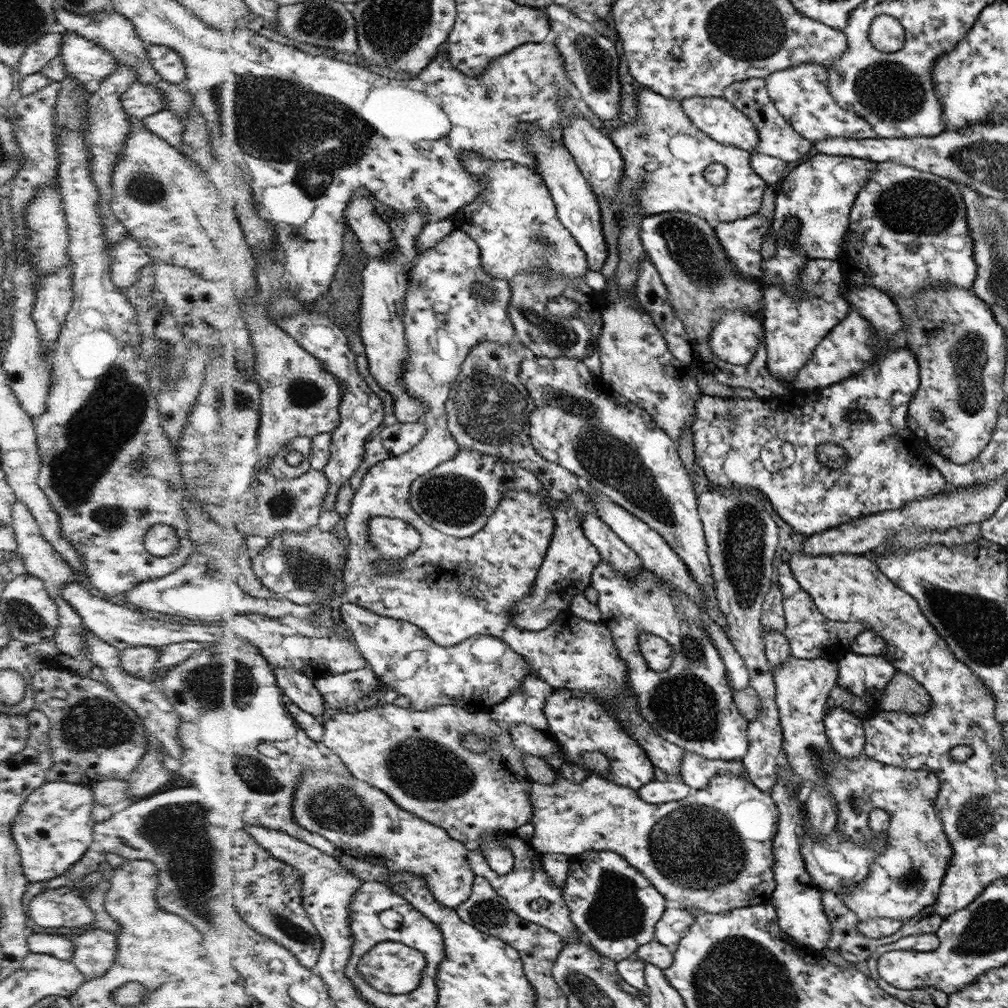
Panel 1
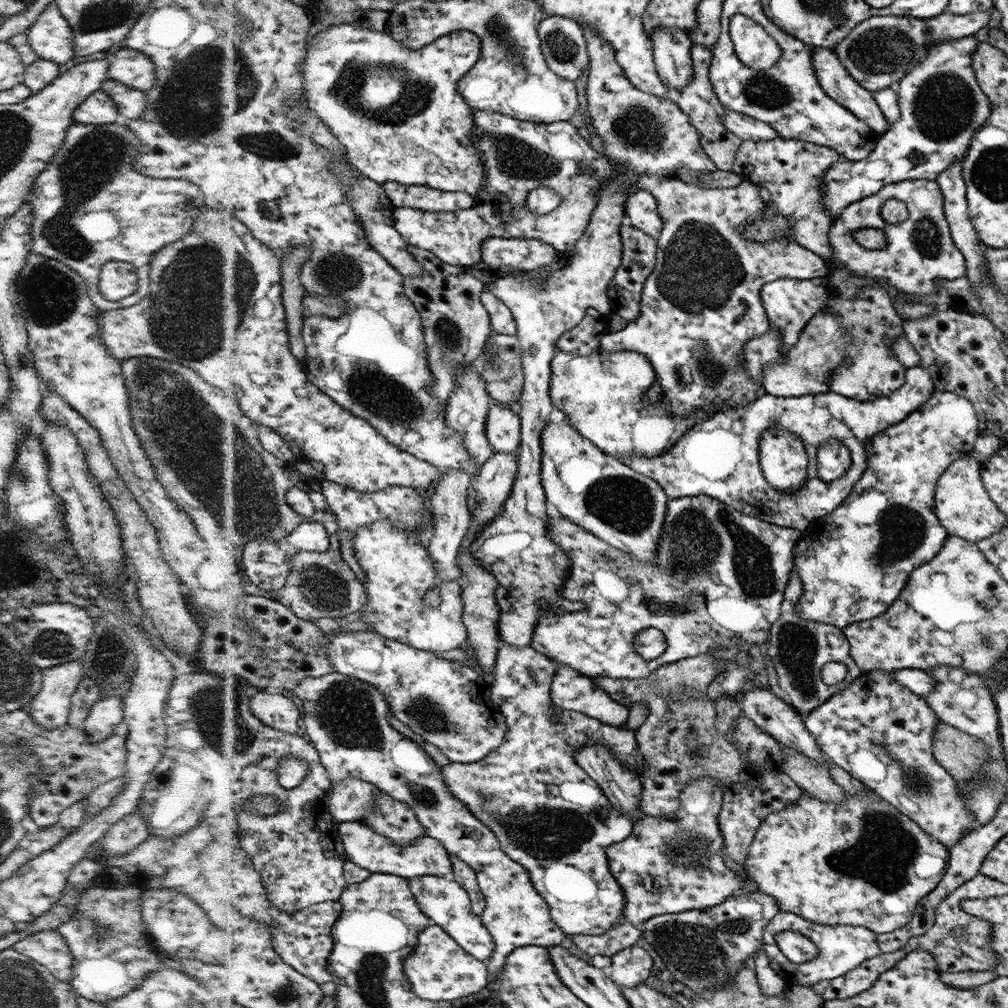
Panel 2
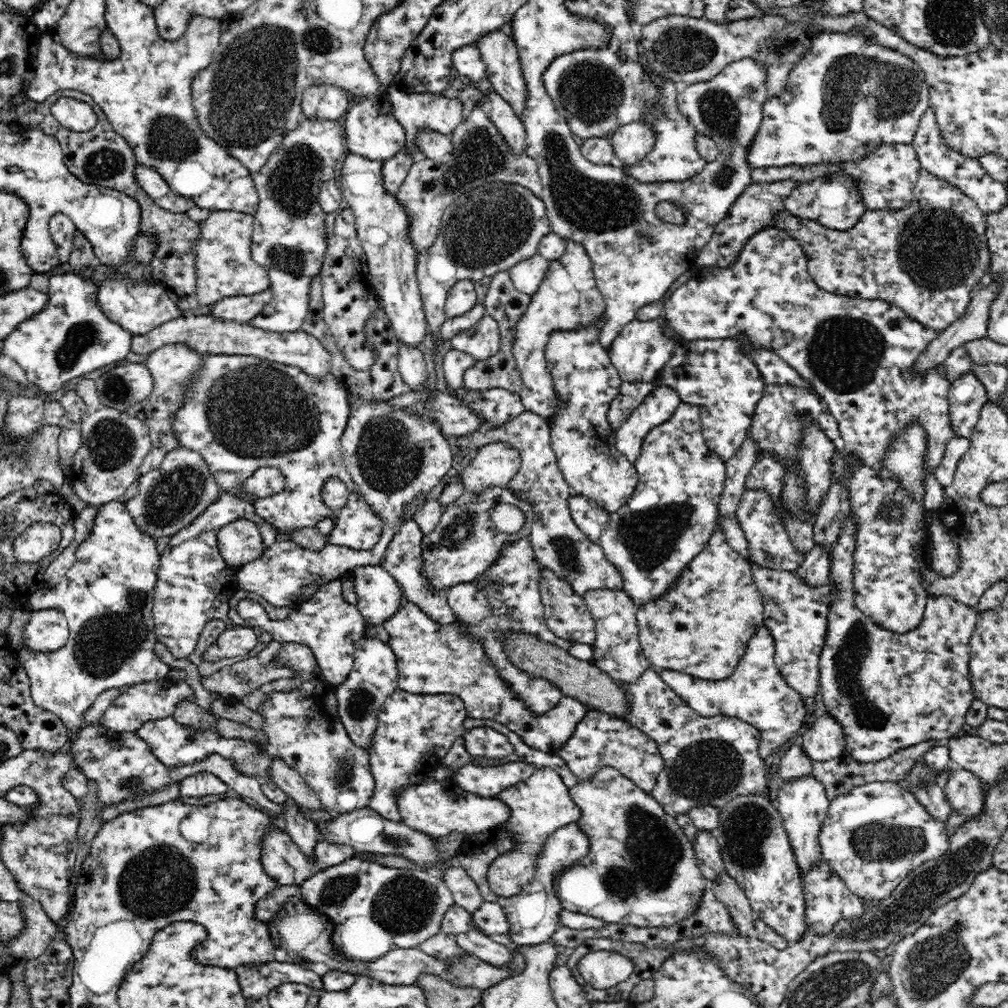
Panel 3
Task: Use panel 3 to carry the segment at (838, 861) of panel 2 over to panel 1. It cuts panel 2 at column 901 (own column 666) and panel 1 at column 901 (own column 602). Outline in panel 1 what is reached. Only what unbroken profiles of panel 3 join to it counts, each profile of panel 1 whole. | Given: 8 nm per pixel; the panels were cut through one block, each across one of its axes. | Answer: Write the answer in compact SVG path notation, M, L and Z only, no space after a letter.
M790 656L790 661L784 663L784 665L778 665L778 667L772 668L773 679L775 680L775 703L780 714L780 727L782 727L782 757L783 760L791 763L794 767L795 773L800 774L804 780L804 786L802 788L811 790L814 786L821 786L823 790L827 790L833 800L835 800L835 806L837 806L837 821L835 826L839 830L843 831L843 834L847 834L847 838L854 842L856 845L865 844L865 842L871 842L873 840L873 830L870 827L870 814L872 809L880 808L886 810L891 815L891 824L885 830L885 834L890 837L890 845L883 850L876 857L876 862L872 865L872 872L867 880L862 881L859 885L854 885L847 893L838 894L841 897L841 901L846 908L849 908L857 916L859 922L870 920L871 918L891 918L892 920L908 920L909 918L915 917L916 914L922 912L924 908L935 904L935 900L939 896L940 885L944 878L945 872L948 869L949 861L954 856L954 850L950 846L948 839L946 838L941 820L938 818L937 812L934 808L934 801L936 800L939 791L939 780L935 774L921 771L921 770L910 770L907 768L900 768L897 766L888 766L887 763L878 762L876 759L870 758L862 753L859 757L843 757L840 756L831 745L830 739L827 737L826 722L824 722L824 709L827 704L827 698L831 694L831 690L835 688L839 680L839 669L838 663L826 661L824 659L808 660L800 659Z

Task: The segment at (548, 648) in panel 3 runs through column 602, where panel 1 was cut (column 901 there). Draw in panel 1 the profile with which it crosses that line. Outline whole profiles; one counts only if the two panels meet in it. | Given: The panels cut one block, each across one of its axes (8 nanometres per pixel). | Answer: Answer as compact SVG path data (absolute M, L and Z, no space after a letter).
M897 670L888 683L884 696L878 704L885 711L924 714L930 708L931 695L926 687L911 675Z

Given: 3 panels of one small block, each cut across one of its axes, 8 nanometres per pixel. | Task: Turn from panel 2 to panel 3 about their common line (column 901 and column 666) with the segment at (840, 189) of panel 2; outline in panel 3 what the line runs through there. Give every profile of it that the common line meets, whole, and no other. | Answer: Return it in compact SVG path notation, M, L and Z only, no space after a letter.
M643 53L640 54L640 63L644 65L644 69L648 69L650 77L654 78L654 81L658 83L658 87L662 91L663 107L667 110L667 117L658 117L657 114L650 113L647 118L644 118L644 122L650 123L652 127L655 127L655 146L652 151L634 166L623 167L623 170L626 172L626 175L632 176L637 182L642 182L644 185L685 182L694 179L705 170L708 163L696 149L696 138L698 136L696 129L685 121L677 108L676 97L678 93L674 85L675 82L657 76L656 73L652 72L647 66Z

